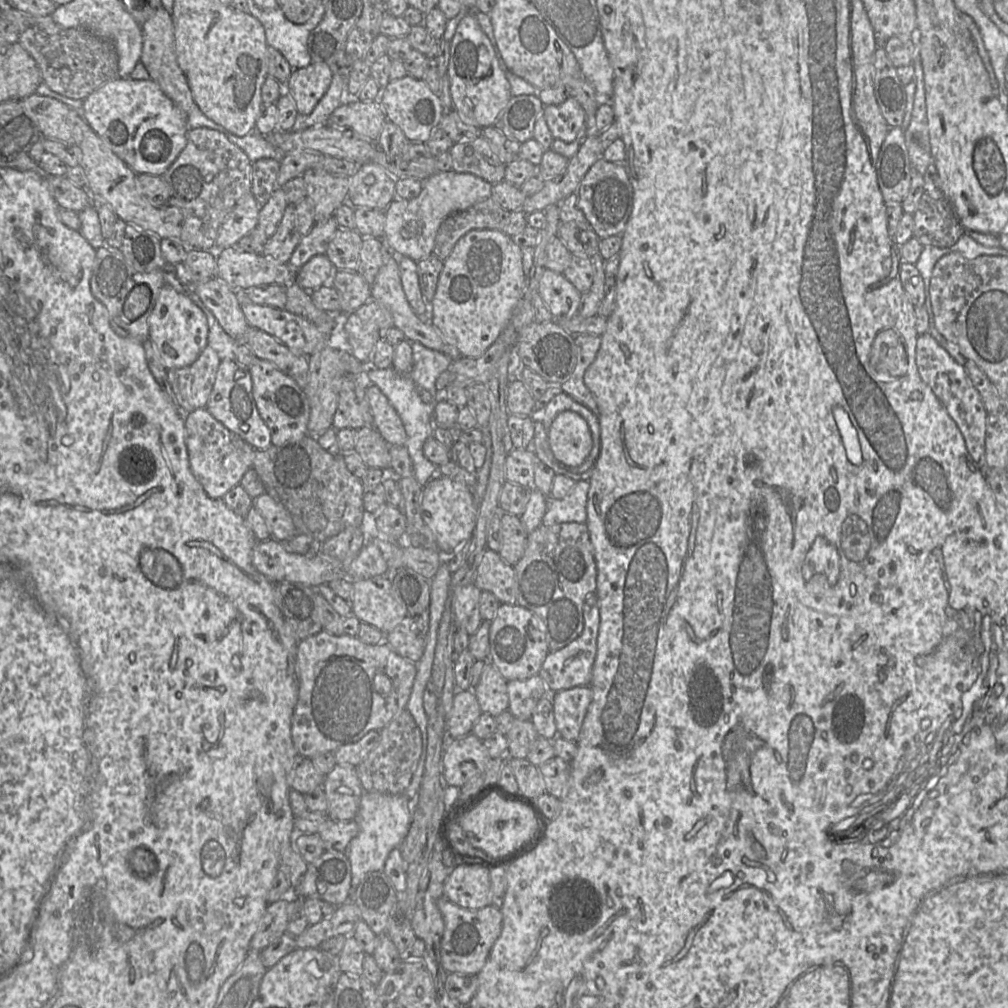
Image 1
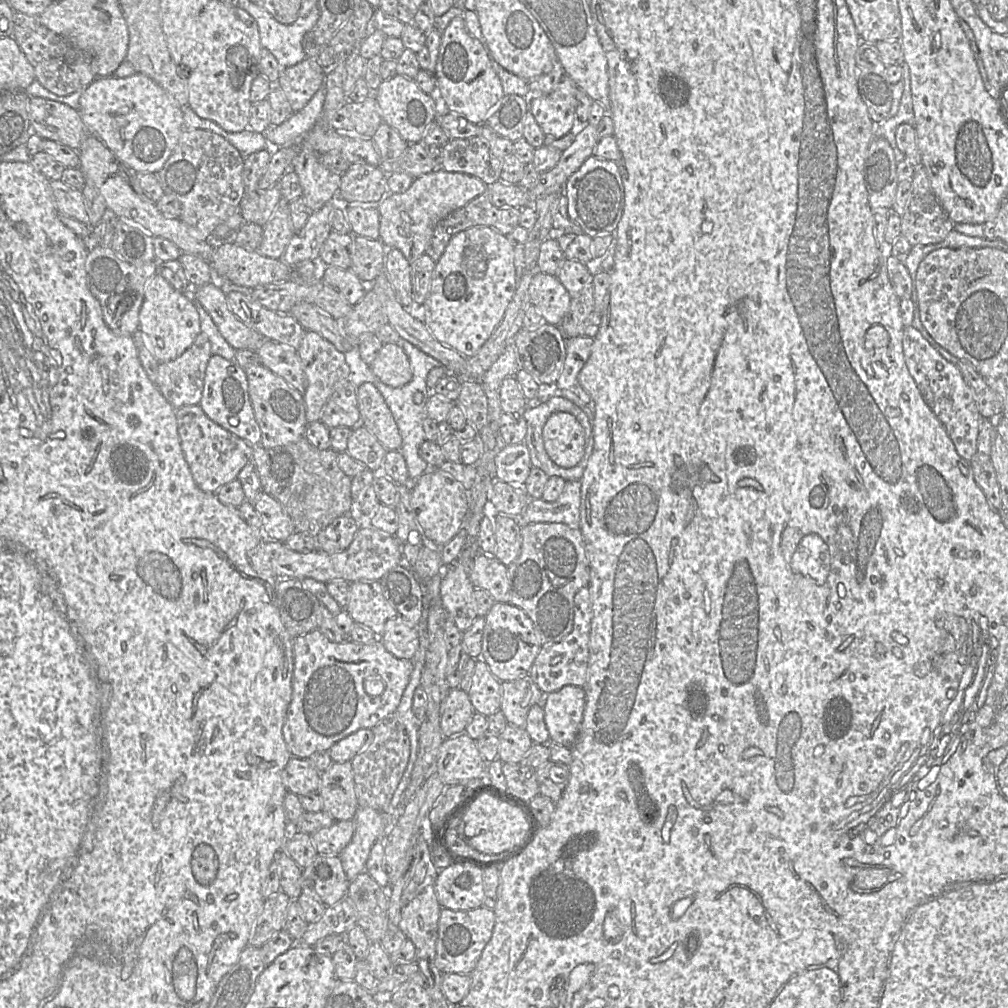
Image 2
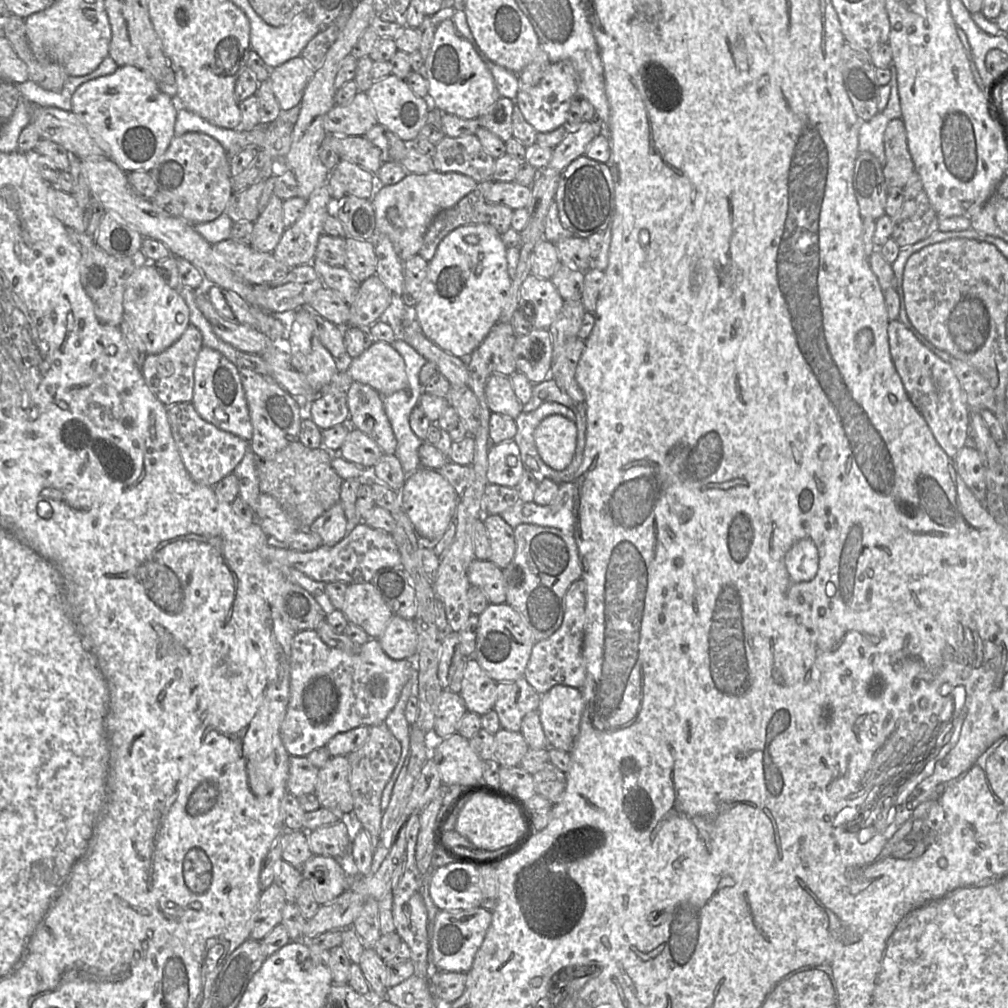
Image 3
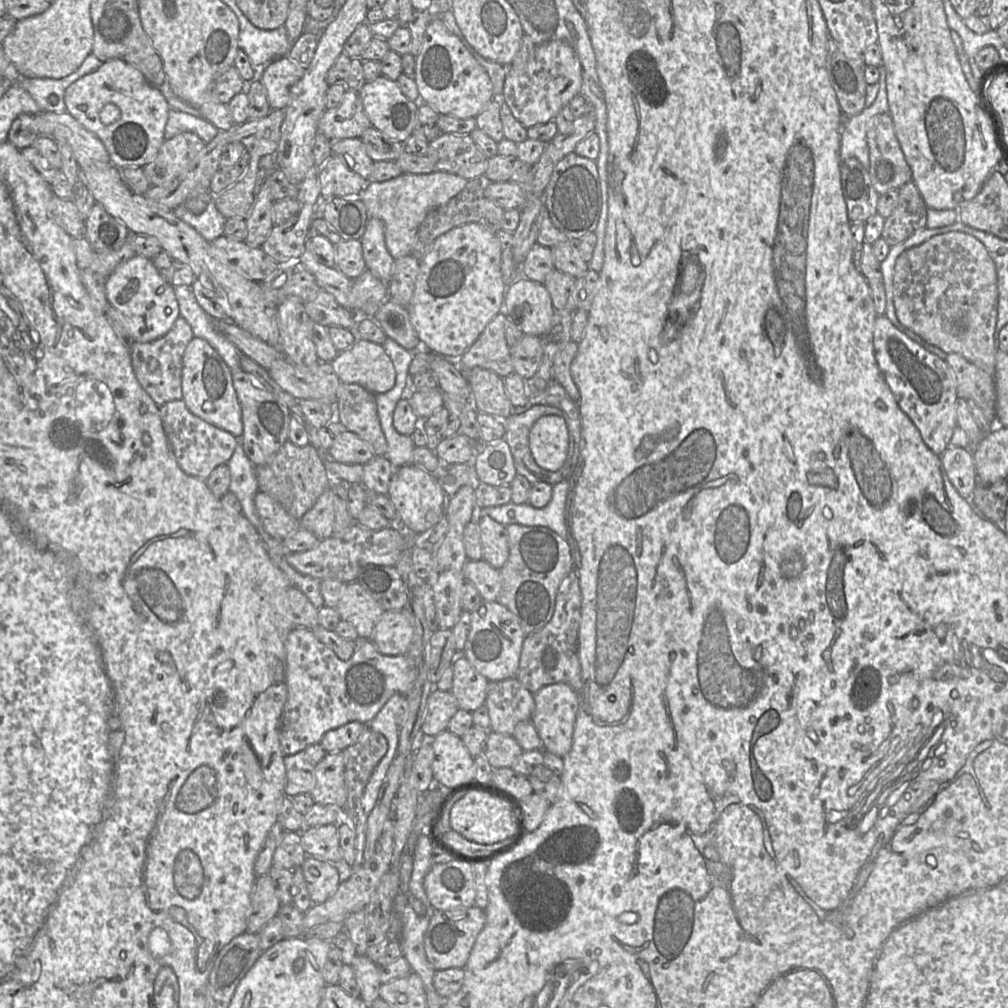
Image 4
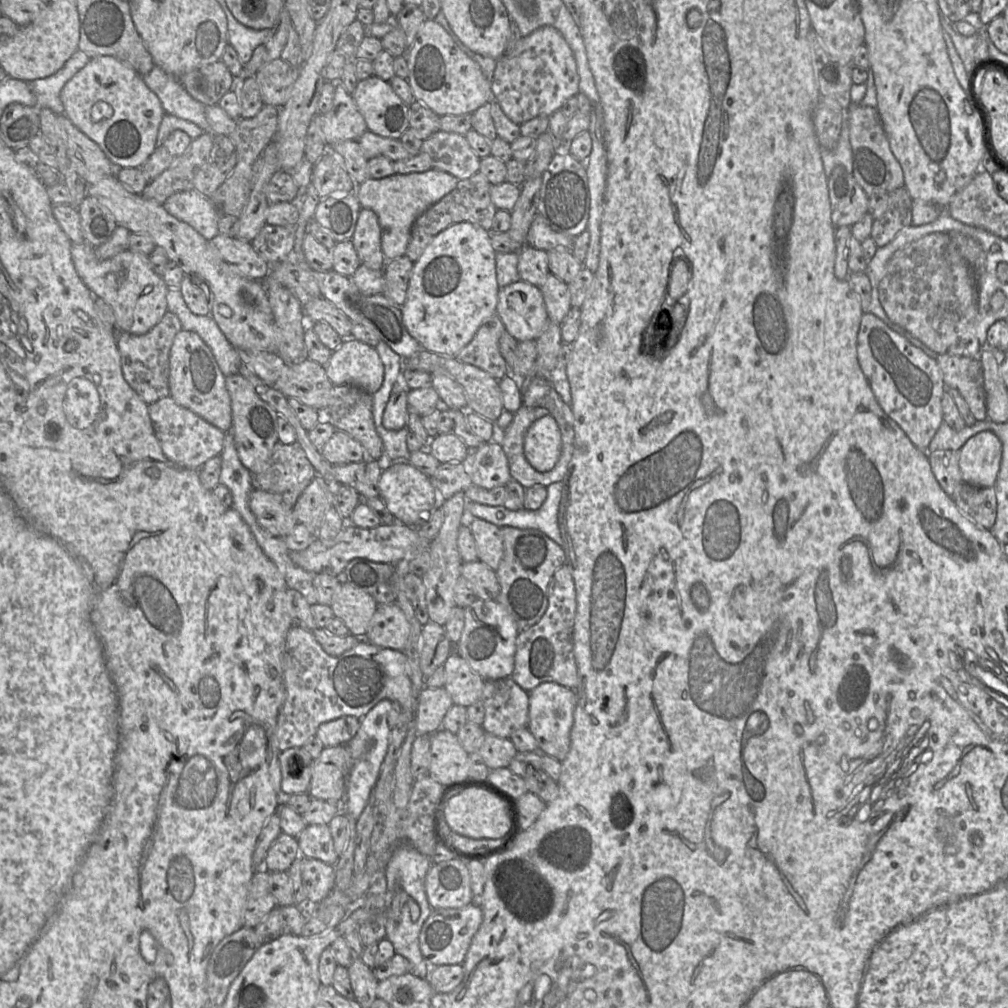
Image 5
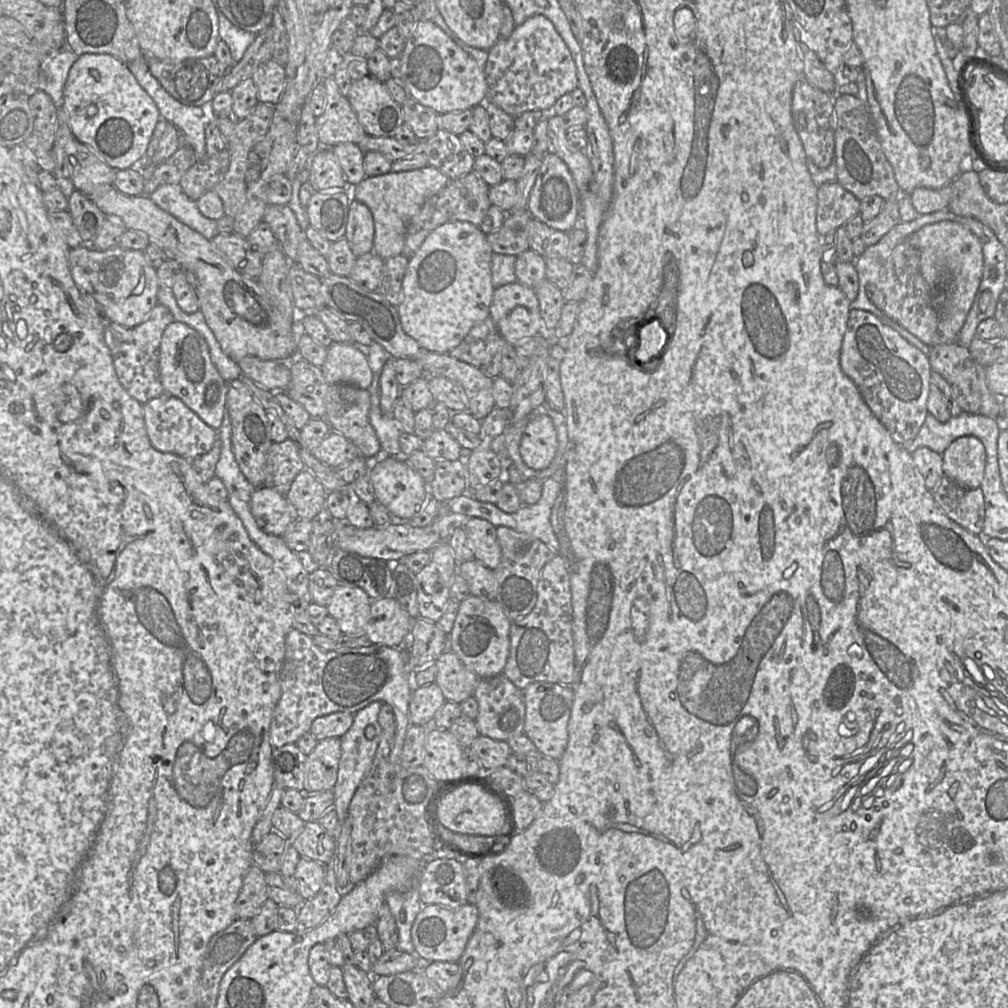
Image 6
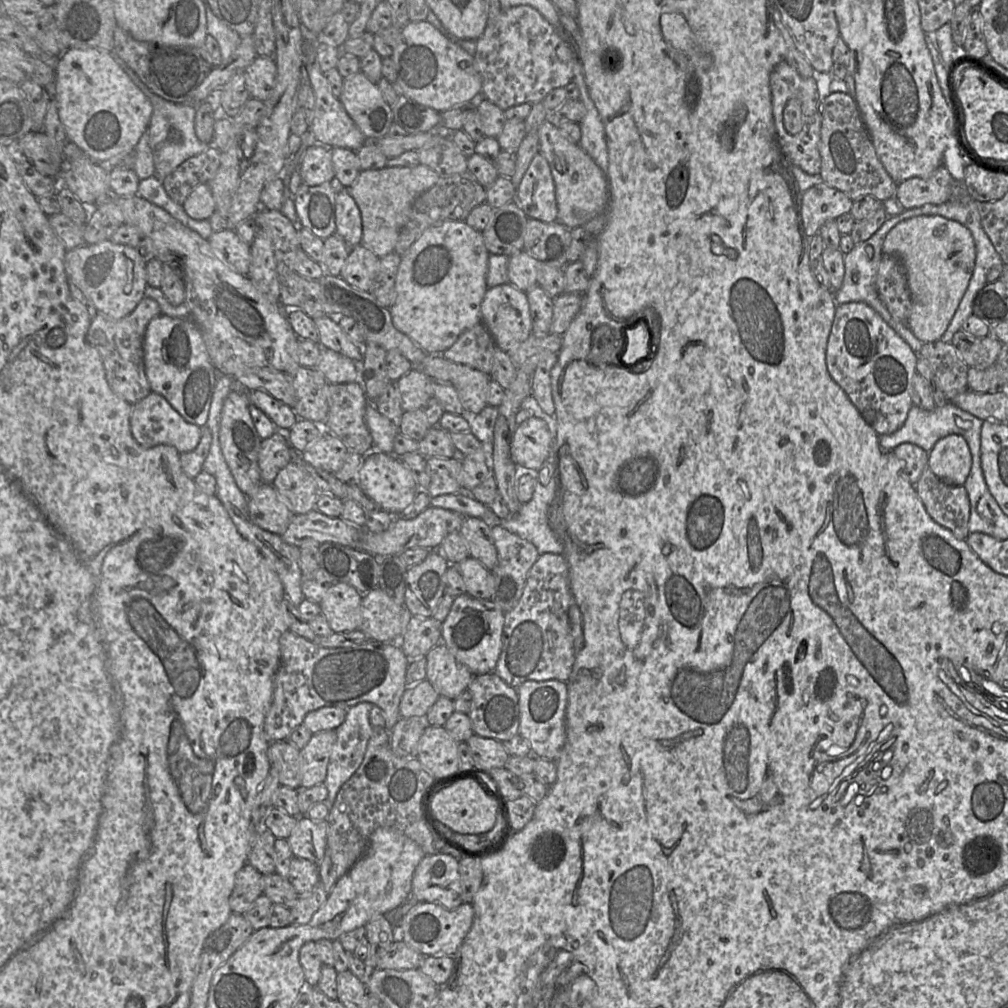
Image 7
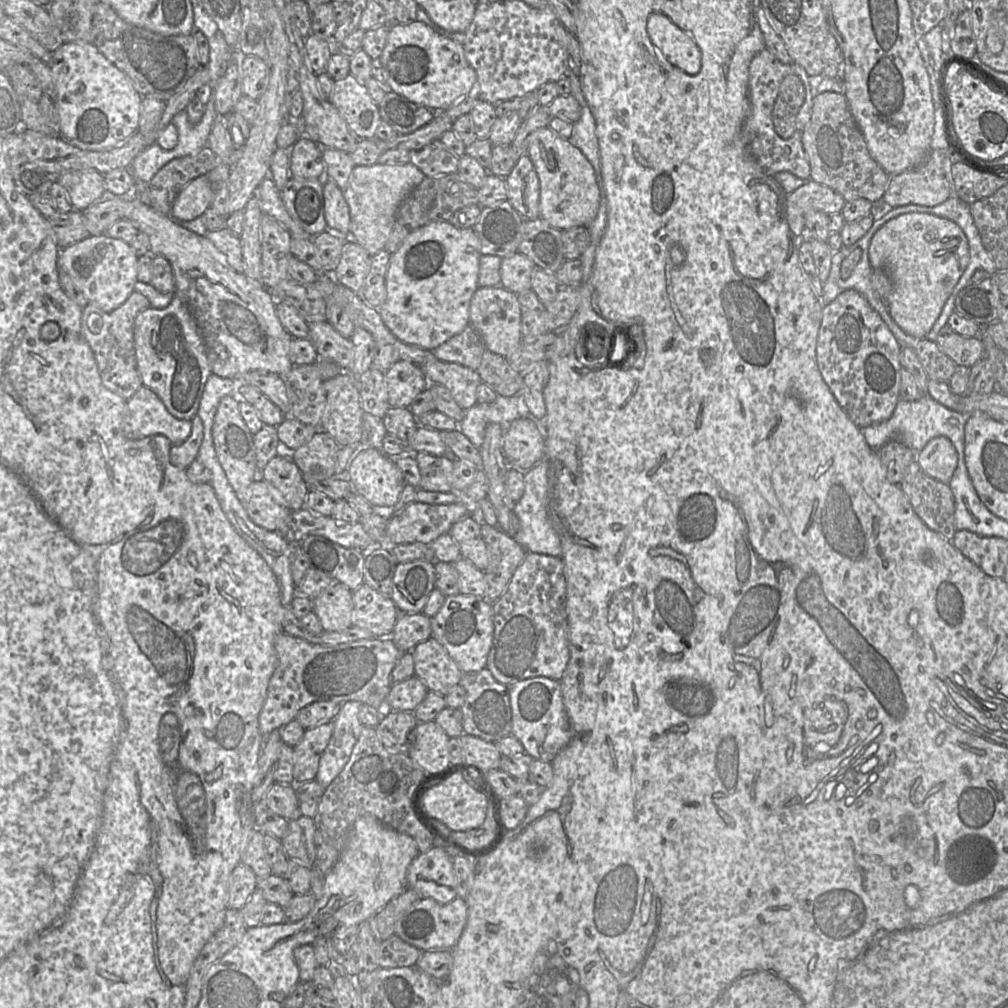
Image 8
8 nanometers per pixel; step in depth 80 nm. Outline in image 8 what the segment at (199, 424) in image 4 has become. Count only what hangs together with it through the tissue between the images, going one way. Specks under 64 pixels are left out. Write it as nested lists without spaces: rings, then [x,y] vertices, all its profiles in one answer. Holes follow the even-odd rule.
[[[142,386],[127,402],[122,430],[130,440],[163,435],[173,445],[182,444],[191,433],[191,421],[172,416],[161,399]]]

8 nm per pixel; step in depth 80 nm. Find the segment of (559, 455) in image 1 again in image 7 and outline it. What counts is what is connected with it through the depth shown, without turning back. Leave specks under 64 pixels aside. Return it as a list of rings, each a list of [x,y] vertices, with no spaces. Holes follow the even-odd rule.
[[[531,417],[517,425],[509,446],[516,465],[539,470],[553,451],[553,438],[544,420]]]

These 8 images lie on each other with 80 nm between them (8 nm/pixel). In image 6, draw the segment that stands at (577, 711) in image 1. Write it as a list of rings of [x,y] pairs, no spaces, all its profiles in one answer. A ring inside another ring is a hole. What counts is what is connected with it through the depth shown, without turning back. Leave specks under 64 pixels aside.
[[[534,682],[522,692],[525,701],[524,734],[534,743],[539,755],[559,761],[568,743],[568,723],[574,701],[573,687],[551,682]]]

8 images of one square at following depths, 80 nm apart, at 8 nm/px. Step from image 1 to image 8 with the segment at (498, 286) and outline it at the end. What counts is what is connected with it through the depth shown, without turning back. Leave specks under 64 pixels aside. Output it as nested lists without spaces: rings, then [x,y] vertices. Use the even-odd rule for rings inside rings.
[[[432,222],[413,231],[391,255],[387,297],[378,309],[385,326],[400,341],[433,351],[470,326],[471,299],[479,288],[481,243],[472,228]]]

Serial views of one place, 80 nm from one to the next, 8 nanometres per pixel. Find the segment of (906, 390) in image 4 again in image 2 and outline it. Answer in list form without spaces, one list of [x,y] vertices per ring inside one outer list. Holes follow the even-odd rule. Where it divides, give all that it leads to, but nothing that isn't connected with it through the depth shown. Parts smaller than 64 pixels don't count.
[[[905,326],[902,345],[905,364],[924,402],[946,430],[959,456],[970,461],[978,451],[978,437],[984,420],[971,388],[959,368],[943,358],[914,327]]]

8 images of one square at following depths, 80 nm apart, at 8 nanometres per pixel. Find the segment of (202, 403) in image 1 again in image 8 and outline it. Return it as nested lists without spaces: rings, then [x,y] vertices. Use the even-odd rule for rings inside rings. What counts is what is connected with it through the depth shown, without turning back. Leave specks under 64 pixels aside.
[[[132,292],[126,301],[111,312],[87,304],[82,309],[81,333],[93,351],[103,385],[128,401],[141,387],[134,345],[134,321],[136,316],[150,307],[149,300],[138,292]]]

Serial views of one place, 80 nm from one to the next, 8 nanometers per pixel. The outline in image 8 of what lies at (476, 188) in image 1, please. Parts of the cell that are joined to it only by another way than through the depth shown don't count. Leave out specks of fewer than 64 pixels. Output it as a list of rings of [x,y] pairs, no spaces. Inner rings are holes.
[[[378,162],[371,166],[355,166],[349,184],[343,191],[350,210],[350,238],[360,244],[372,257],[384,251],[401,203],[425,178],[423,172],[411,163]]]

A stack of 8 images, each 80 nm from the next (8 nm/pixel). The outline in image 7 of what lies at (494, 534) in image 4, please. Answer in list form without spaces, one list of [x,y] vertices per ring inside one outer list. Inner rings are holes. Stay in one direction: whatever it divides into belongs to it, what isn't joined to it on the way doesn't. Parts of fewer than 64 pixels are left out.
[[[466,517],[459,533],[467,544],[470,557],[478,560],[491,571],[498,560],[491,527],[480,518]]]

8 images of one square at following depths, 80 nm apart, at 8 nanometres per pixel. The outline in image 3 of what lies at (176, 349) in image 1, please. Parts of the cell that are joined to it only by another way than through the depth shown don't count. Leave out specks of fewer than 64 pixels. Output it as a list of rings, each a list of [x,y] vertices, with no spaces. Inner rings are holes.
[[[148,262],[135,270],[129,277],[123,294],[123,319],[134,329],[143,342],[147,354],[159,354],[174,344],[190,325],[189,308],[178,293],[160,276],[153,263]]]

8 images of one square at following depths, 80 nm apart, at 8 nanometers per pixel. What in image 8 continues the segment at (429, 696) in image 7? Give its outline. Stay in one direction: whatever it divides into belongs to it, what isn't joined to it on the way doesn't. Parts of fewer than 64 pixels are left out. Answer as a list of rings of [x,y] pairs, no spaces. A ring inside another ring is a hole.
[[[416,676],[392,684],[386,699],[386,710],[413,712],[429,690]]]

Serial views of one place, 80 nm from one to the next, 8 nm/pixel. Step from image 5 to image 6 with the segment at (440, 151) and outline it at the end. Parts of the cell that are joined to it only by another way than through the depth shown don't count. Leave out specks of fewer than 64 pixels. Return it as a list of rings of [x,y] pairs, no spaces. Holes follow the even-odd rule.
[[[444,130],[418,141],[416,153],[423,153],[429,166],[449,179],[460,178],[473,171],[474,159],[463,147],[459,136]]]

